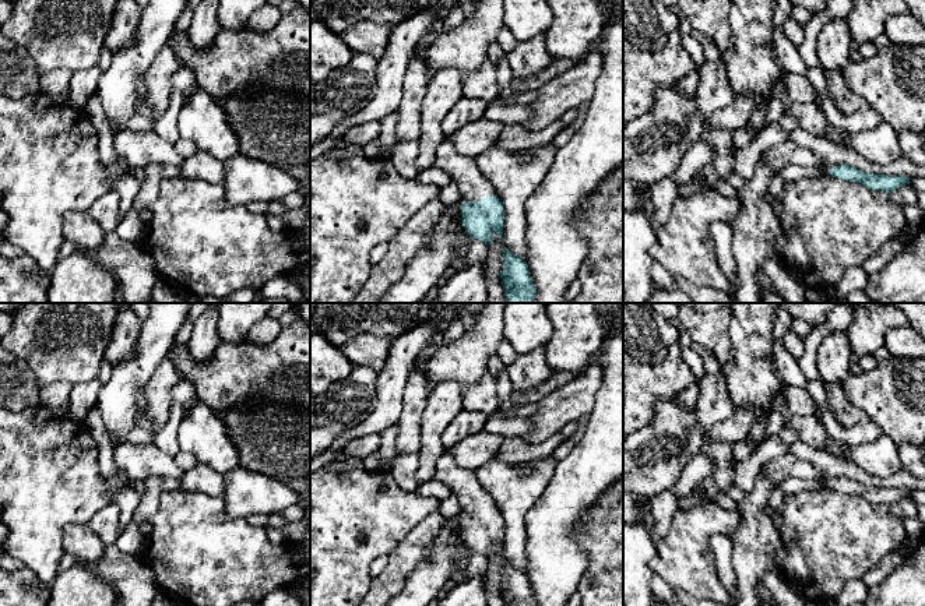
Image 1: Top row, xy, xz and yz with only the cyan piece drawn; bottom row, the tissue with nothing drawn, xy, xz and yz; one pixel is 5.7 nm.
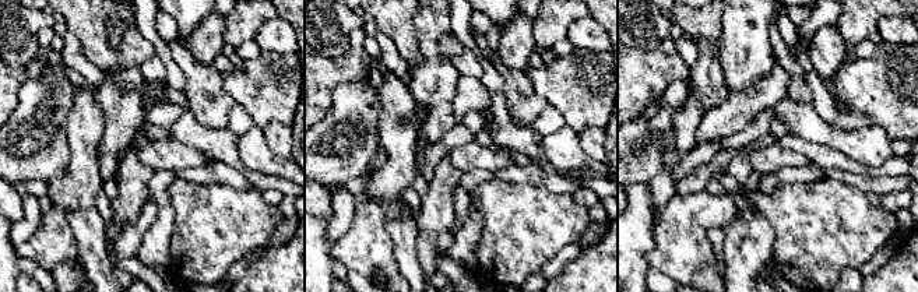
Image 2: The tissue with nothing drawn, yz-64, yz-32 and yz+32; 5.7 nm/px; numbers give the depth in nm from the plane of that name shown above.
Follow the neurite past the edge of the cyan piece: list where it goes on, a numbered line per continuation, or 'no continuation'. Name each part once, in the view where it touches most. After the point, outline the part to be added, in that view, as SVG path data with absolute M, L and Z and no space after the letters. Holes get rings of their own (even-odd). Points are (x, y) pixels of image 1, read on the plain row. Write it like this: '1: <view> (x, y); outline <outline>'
1: xz (472, 497); outline M447 451L437 461L435 479L453 490L462 514L478 515L489 507L497 508L493 497L478 482L475 472L458 465Z

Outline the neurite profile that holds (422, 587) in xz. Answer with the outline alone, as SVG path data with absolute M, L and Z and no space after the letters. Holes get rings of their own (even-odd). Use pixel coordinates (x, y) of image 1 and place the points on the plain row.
M461 517L447 522L430 557L408 577L404 588L387 606L428 606L460 567L467 567L471 549L462 539Z

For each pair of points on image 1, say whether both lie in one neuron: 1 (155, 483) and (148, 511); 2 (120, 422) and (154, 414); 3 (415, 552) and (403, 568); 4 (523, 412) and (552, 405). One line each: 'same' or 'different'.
1: same
2: different
3: same
4: different

